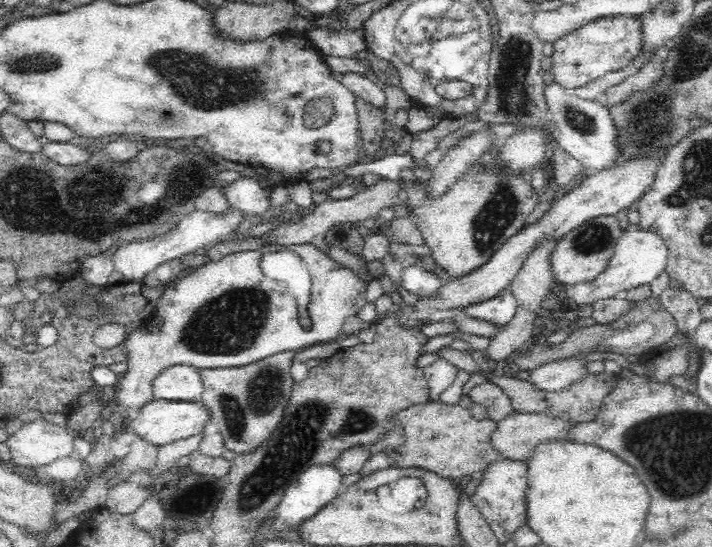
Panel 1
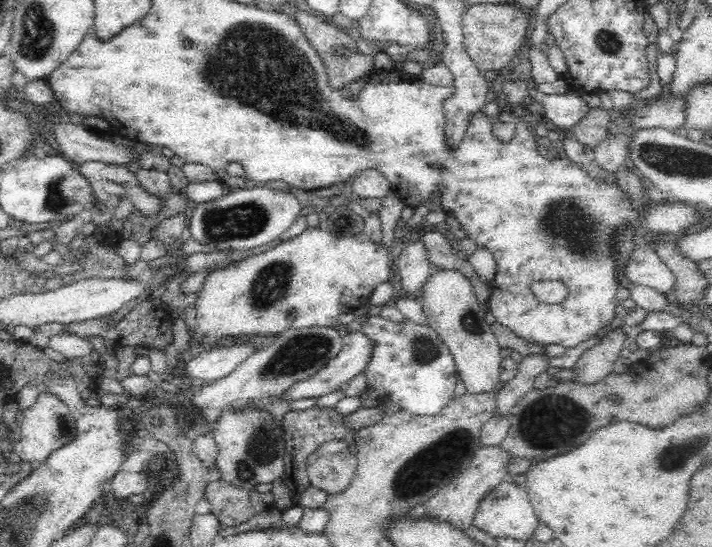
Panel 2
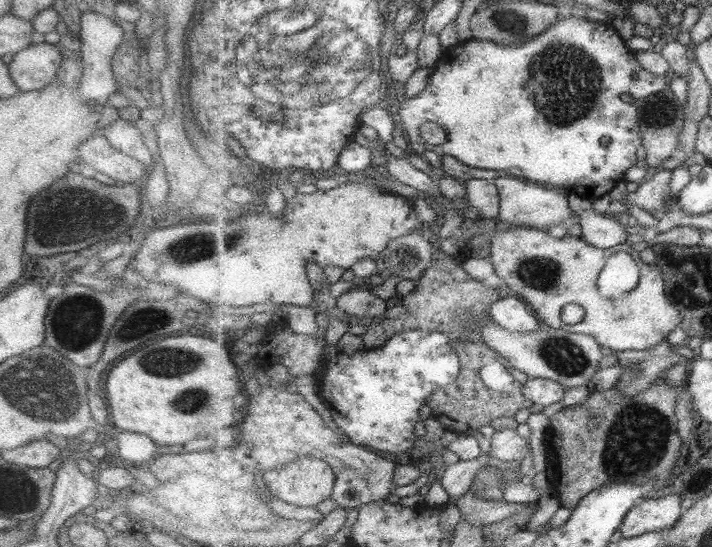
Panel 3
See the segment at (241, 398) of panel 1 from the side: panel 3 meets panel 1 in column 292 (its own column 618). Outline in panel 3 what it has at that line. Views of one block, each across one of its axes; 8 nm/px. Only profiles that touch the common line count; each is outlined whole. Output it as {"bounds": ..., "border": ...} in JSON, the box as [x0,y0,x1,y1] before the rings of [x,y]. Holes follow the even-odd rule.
{"bounds":[613,339,686,397],"border":[[[663,339],[656,347],[647,350],[613,352],[620,358],[619,364],[624,368],[615,387],[634,397],[654,385],[667,368],[685,362],[686,358],[671,350],[671,345],[669,339]]]}

